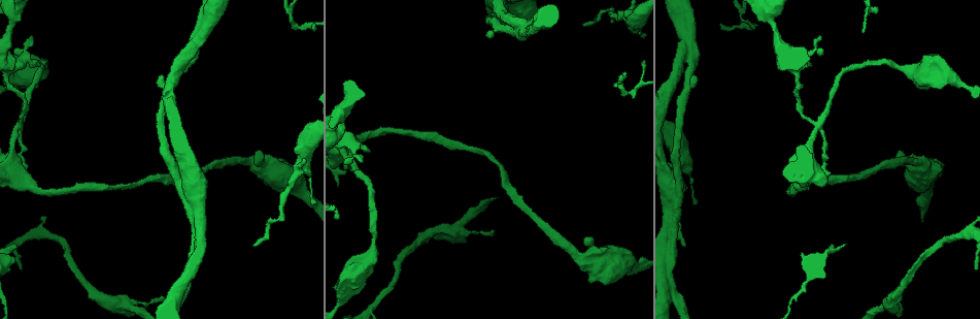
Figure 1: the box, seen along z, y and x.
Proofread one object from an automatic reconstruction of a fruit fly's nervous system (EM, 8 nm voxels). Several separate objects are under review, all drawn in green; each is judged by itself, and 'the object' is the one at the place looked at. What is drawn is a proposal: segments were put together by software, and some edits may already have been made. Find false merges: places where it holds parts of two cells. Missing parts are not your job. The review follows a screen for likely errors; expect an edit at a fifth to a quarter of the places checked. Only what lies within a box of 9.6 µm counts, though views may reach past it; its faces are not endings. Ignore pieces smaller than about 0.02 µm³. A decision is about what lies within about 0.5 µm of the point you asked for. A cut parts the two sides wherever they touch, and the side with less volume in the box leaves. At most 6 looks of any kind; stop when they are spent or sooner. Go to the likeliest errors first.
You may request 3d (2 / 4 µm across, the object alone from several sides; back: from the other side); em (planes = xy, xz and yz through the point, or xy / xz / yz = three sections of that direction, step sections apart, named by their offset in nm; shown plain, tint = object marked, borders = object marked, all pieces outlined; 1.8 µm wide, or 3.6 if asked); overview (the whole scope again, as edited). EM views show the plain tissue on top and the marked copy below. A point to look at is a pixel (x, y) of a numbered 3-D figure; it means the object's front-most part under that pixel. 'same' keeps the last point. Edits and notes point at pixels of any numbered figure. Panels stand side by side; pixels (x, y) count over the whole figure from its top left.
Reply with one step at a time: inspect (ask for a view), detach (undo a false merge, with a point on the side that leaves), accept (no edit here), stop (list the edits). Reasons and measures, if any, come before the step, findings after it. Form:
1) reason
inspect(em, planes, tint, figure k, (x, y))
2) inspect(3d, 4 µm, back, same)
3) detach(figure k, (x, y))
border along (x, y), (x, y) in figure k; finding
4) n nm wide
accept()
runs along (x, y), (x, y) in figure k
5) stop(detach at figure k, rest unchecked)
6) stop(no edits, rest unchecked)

sharp bend
inspect(em, planes, tint, figure 1, (19, 128))

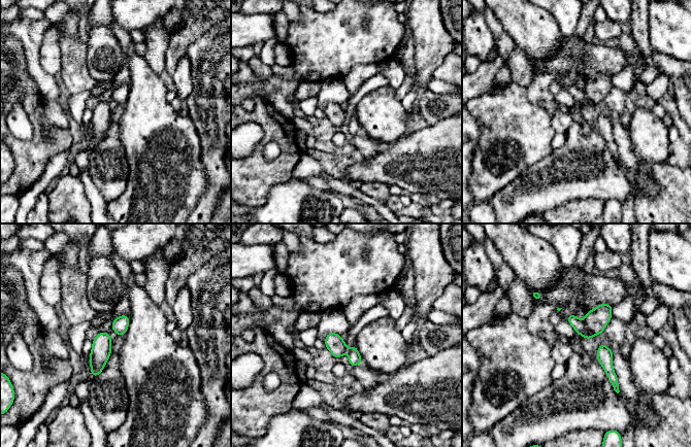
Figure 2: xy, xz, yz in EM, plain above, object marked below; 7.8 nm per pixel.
detach(figure 2, (579, 325))
border along (583, 320), (585, 333), (582, 336) in figure 2; a second cell is stuck on

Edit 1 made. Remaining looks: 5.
redraw
inspect(overview)

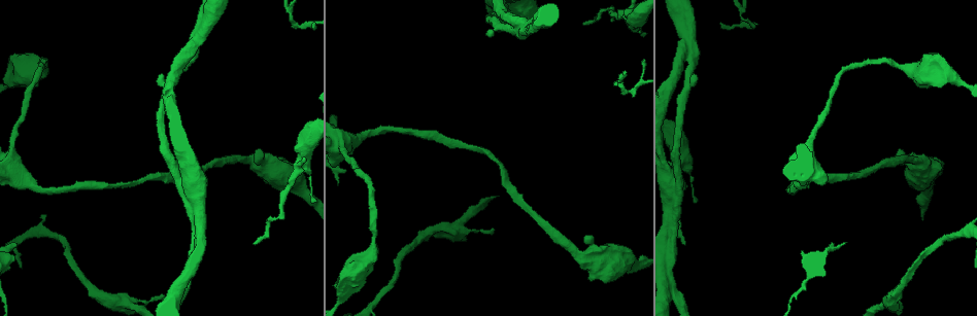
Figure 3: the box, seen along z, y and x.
thick turns thin
inspect(3d, 2 µm, figure 3, (898, 66))

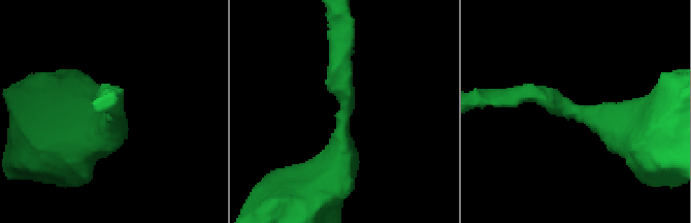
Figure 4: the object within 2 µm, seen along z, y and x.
now the EM
inspect(em, xz, step 16, borders, figure 4, (111, 115))

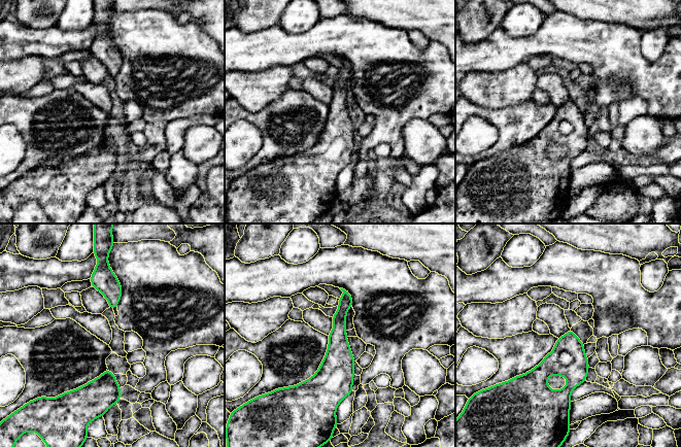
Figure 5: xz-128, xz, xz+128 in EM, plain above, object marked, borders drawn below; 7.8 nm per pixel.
accept()
runs along (345, 294), (339, 317), (335, 401) in figure 5; all the same cell

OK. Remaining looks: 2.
side arm on a straight run
inspect(em, planes, tint, figure 3, (505, 17))

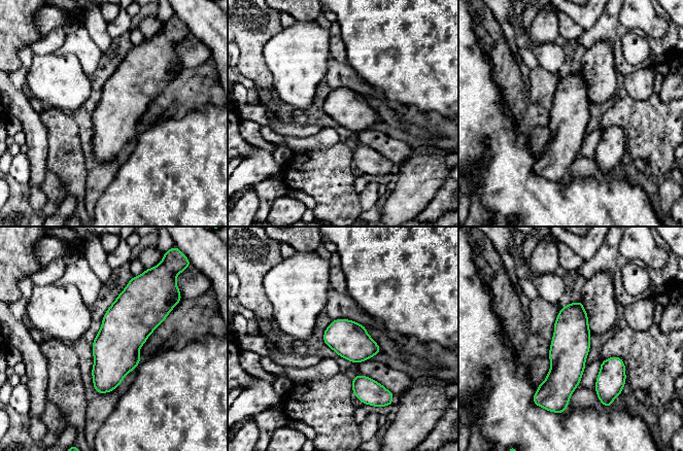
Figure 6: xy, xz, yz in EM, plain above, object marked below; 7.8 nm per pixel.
300 nm wide
accept()
runs along (579, 305), (572, 319), (562, 403) in figure 6; all the same cell

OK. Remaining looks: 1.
stop(detach at figure 2, rest unchecked)

